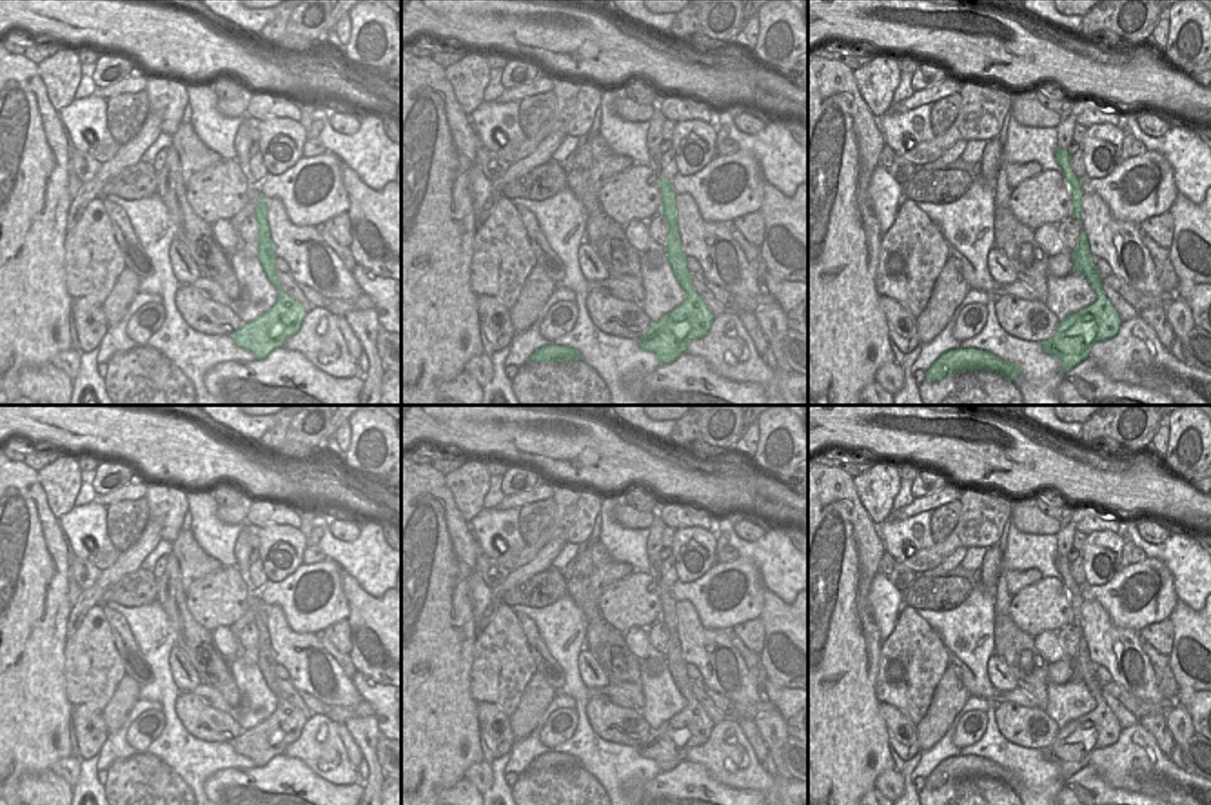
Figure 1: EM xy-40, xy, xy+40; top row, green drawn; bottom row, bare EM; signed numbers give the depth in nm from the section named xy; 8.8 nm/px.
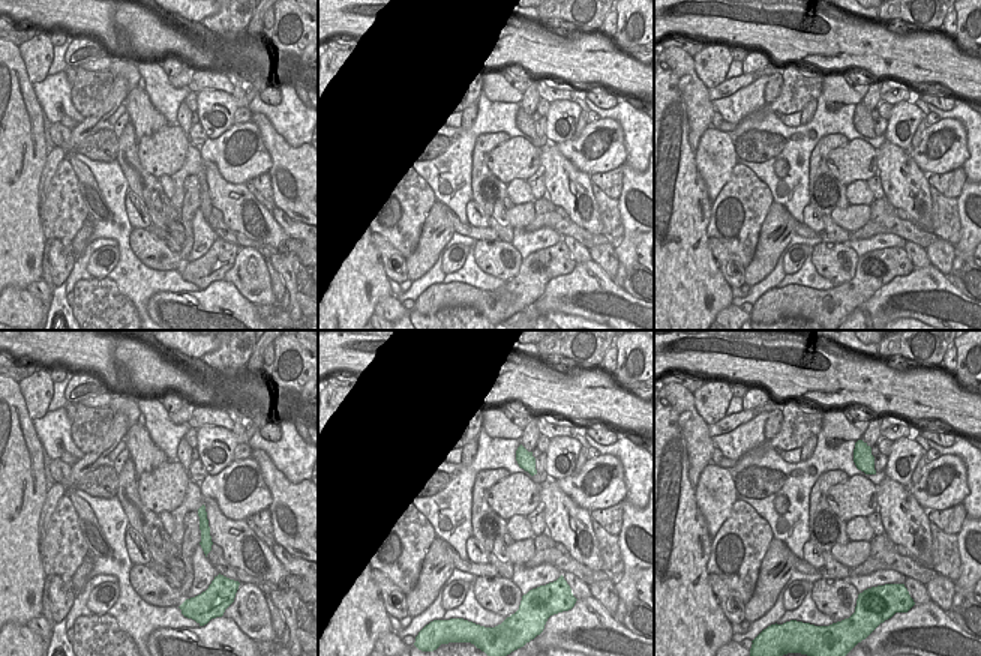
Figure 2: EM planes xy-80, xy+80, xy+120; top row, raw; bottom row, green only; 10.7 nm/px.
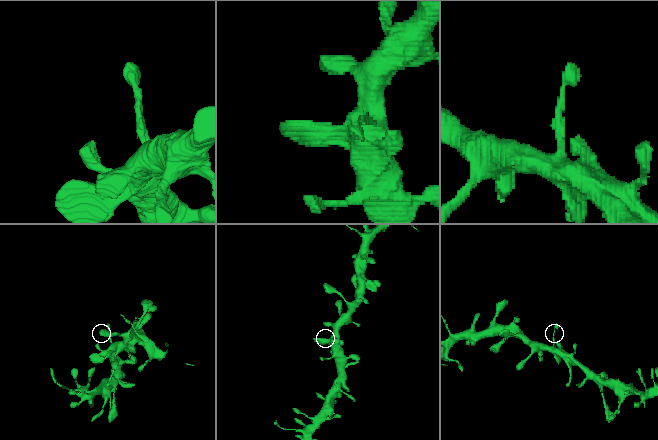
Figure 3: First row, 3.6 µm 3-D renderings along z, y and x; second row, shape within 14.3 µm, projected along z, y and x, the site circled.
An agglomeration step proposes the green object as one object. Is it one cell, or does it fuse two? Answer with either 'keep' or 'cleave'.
keep

